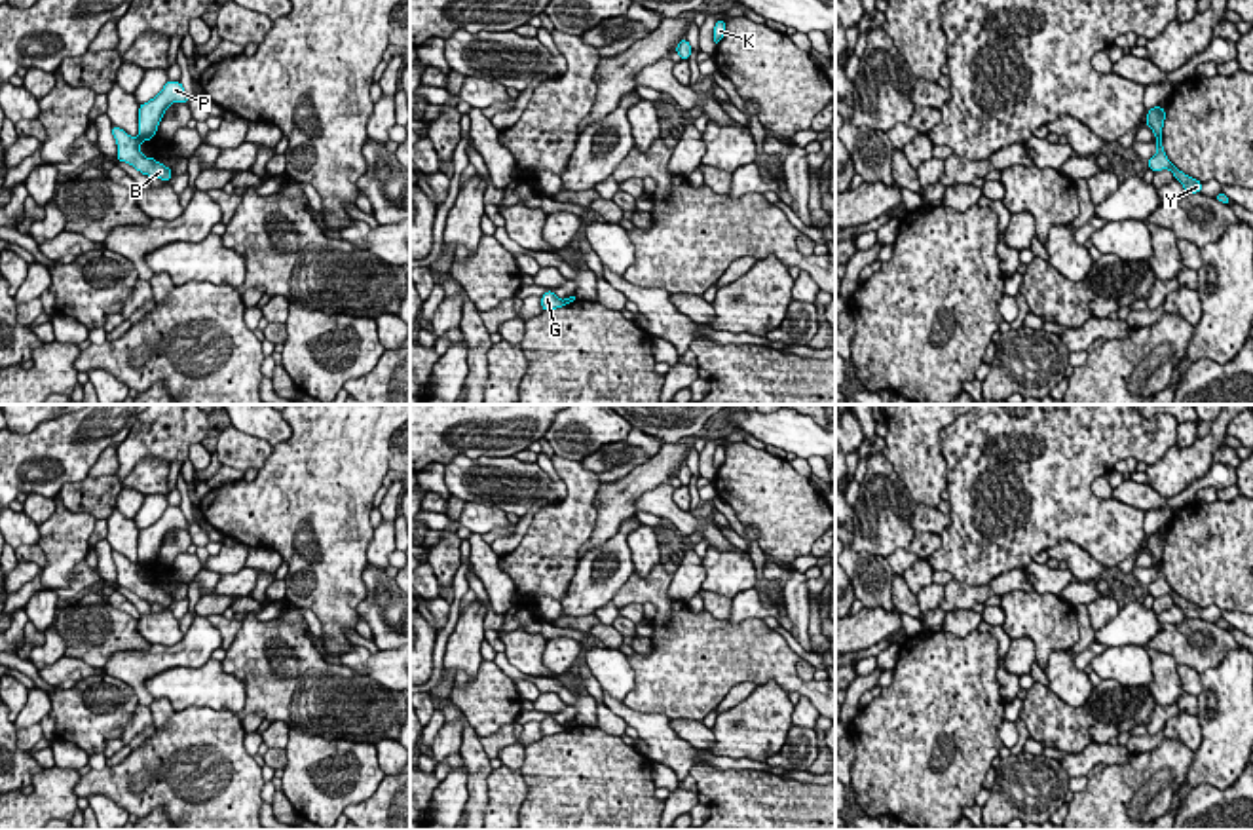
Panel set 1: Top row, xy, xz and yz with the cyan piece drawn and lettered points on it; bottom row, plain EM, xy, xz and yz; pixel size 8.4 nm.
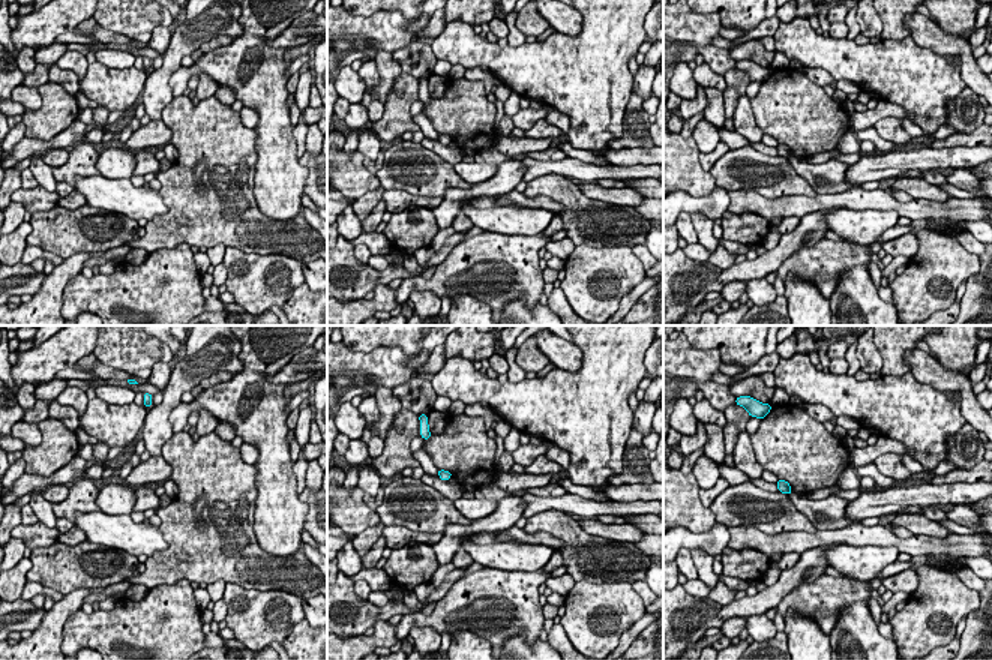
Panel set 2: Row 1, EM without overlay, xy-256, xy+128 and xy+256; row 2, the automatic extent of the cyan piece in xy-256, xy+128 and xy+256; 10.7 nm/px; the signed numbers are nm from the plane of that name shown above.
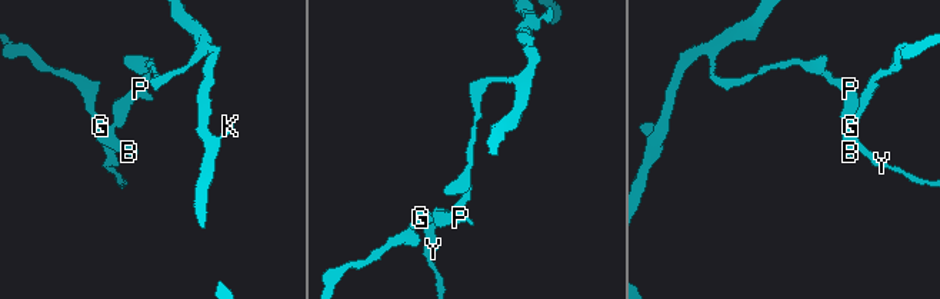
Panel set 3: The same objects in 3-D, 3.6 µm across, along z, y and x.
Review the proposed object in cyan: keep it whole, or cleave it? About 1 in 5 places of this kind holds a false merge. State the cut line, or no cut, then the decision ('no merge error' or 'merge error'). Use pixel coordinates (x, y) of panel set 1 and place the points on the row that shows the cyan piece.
cut xy (139, 137), (143, 141); merge error

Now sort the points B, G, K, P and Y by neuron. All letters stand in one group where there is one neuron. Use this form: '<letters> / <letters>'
B G Y / K P

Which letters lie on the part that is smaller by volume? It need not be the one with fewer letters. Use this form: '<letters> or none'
B, G, Y

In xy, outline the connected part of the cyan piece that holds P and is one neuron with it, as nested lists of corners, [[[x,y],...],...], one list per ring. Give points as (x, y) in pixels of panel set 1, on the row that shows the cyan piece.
[[[169,80],[154,99],[139,106],[139,139],[142,142],[158,133],[163,112],[173,103],[188,104],[188,95],[180,82]]]

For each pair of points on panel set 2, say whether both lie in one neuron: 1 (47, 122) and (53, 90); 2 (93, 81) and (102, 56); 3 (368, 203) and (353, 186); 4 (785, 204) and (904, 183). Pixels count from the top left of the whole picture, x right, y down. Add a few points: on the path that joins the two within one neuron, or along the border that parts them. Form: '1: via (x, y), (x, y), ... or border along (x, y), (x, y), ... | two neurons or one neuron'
1: via (53, 114), (53, 98) | one neuron
2: border along (96, 60), (111, 68), (132, 68) | two neurons
3: border along (380, 185), (354, 200) | two neurons
4: border along (887, 189), (890, 192) | two neurons

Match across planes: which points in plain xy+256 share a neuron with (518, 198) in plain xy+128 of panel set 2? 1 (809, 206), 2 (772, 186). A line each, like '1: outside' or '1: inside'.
1: inside
2: outside

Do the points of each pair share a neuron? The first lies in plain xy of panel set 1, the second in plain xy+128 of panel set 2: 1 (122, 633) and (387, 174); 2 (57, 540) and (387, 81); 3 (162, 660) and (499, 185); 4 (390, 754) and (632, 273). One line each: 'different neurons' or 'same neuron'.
1: same neuron
2: same neuron
3: same neuron
4: different neurons

